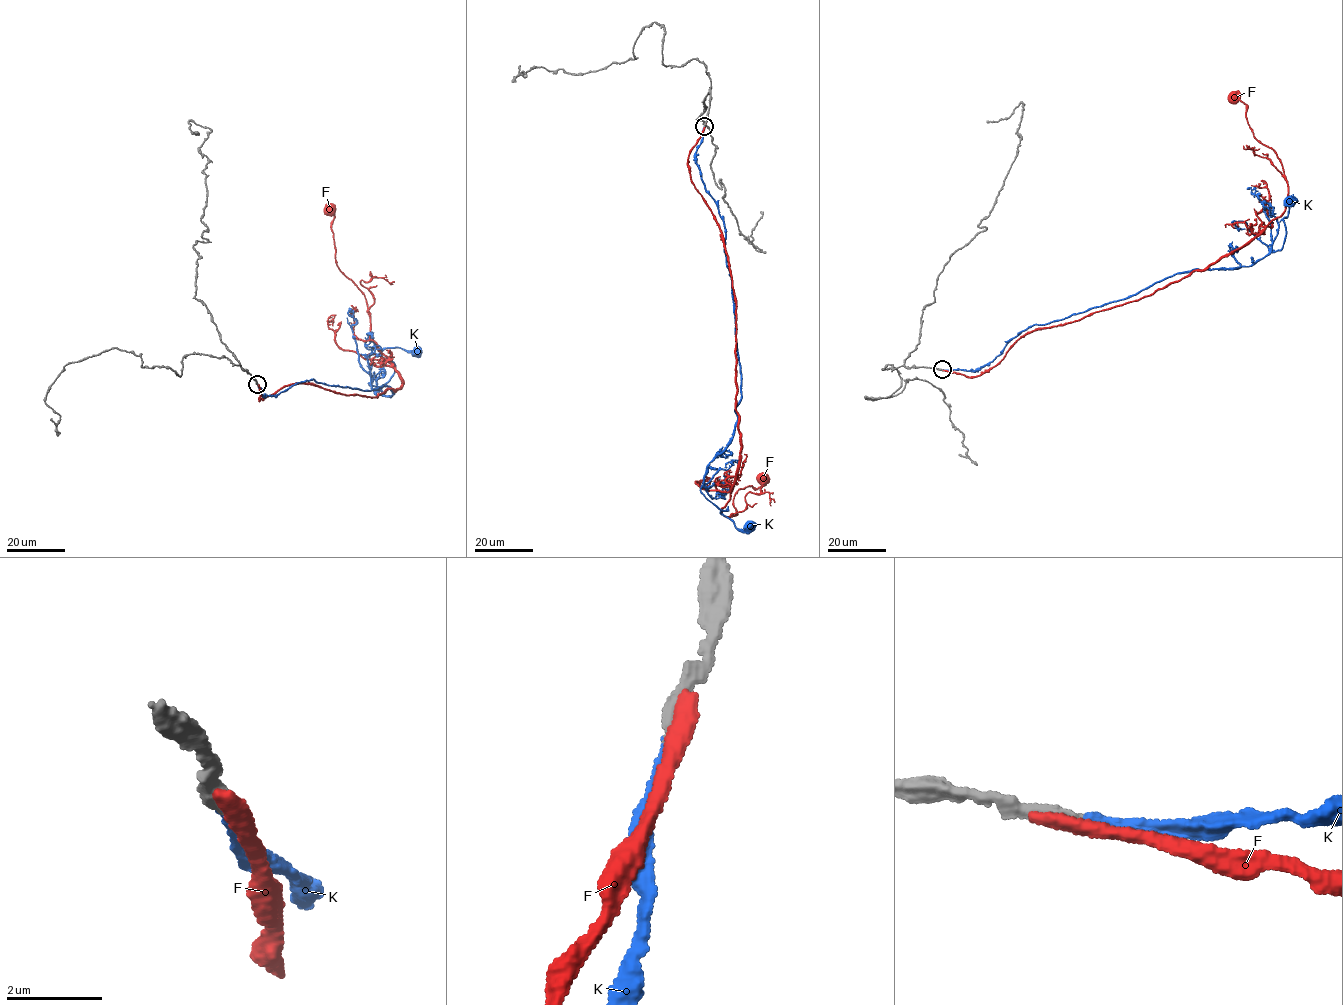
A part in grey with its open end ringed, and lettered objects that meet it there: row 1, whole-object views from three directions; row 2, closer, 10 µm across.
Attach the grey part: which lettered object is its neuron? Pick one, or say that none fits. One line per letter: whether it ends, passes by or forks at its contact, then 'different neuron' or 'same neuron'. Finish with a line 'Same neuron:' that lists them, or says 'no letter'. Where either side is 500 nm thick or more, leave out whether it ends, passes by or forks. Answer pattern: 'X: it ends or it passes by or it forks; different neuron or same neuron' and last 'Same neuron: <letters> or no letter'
F: it ends; different neuron
K: it ends; same neuron
Same neuron: K

